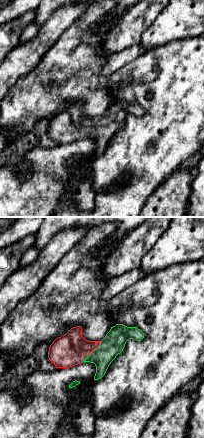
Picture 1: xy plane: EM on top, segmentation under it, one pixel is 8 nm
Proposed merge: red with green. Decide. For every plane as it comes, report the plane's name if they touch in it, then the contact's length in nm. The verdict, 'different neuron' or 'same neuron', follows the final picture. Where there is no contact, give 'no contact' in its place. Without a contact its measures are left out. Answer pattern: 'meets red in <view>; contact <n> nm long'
meets red in xy; contact 220 nm long

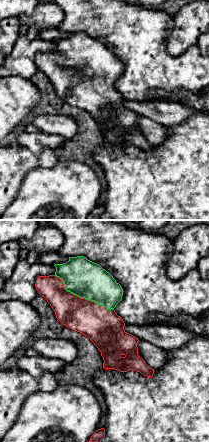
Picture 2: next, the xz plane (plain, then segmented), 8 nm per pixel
meets red in xz; contact 550 nm long

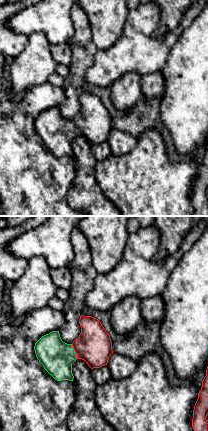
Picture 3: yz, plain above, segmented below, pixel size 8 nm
meets red in yz; contact 130 nm long

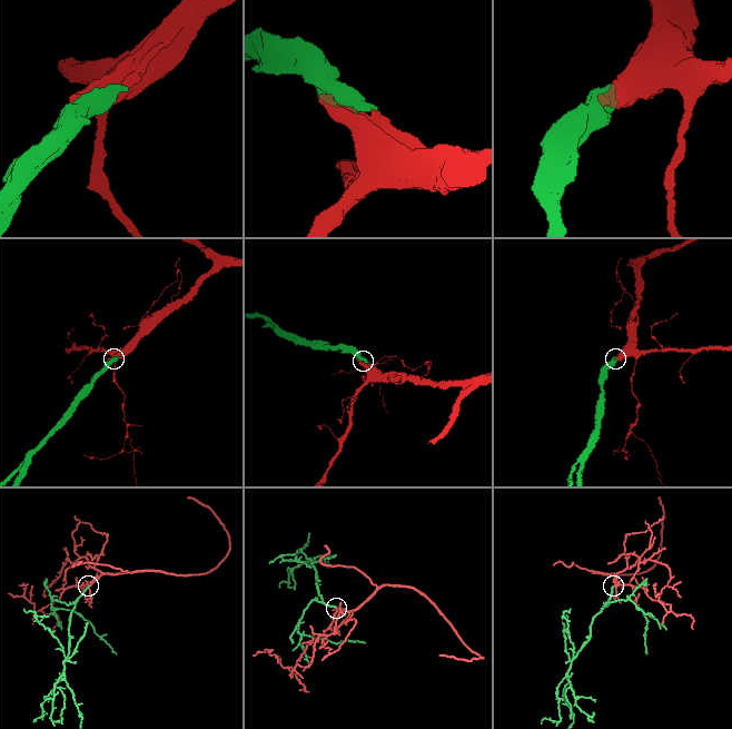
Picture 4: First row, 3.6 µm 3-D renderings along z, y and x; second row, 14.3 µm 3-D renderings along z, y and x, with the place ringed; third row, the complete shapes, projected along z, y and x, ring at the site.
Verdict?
same neuron

